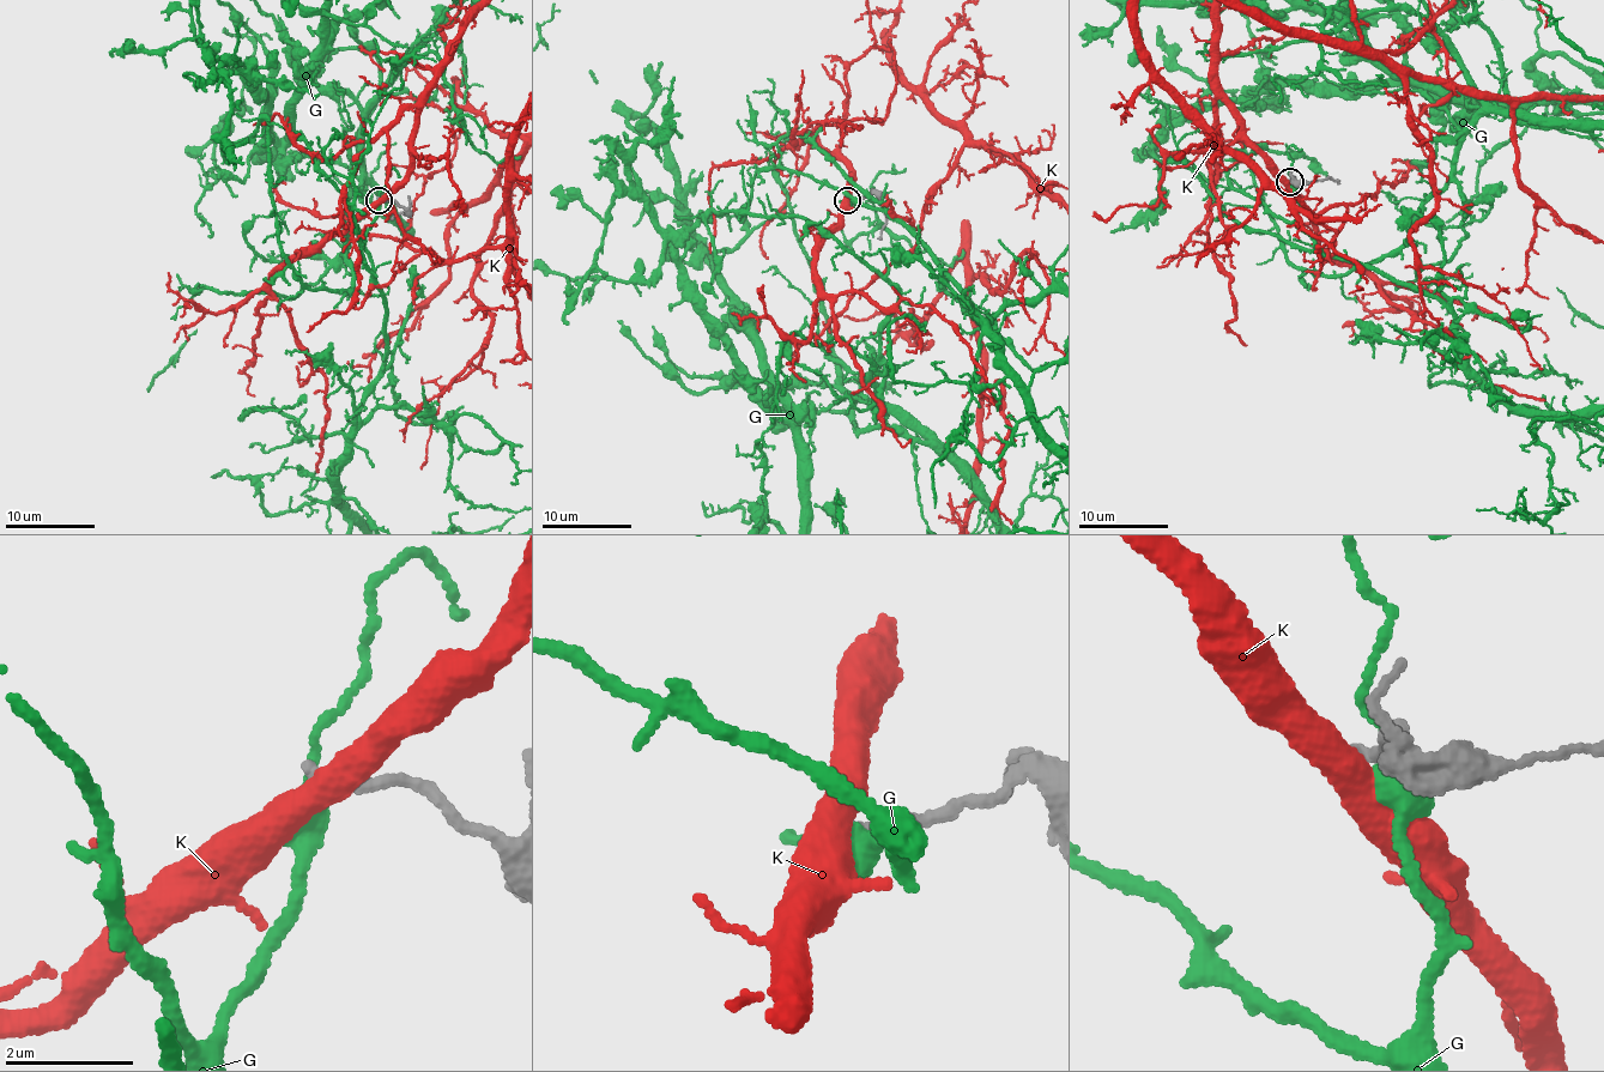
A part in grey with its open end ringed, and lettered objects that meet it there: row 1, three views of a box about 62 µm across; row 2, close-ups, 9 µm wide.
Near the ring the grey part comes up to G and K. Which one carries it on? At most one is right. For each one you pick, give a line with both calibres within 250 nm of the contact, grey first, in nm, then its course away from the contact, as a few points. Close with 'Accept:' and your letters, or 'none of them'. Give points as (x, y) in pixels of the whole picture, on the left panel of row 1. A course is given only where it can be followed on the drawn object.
Accept: none of them

